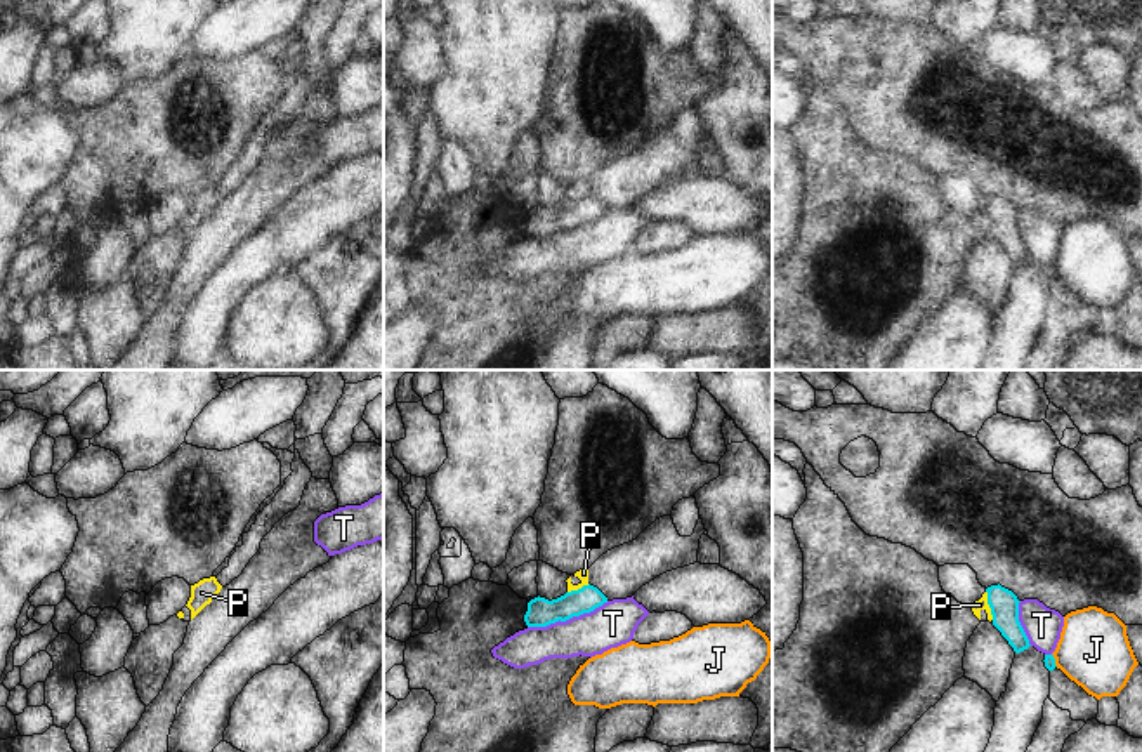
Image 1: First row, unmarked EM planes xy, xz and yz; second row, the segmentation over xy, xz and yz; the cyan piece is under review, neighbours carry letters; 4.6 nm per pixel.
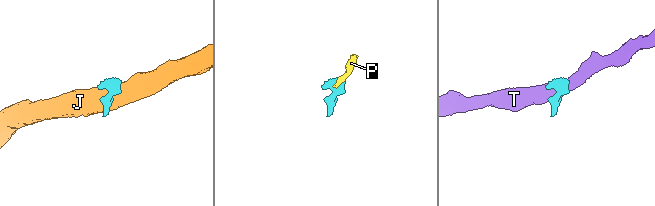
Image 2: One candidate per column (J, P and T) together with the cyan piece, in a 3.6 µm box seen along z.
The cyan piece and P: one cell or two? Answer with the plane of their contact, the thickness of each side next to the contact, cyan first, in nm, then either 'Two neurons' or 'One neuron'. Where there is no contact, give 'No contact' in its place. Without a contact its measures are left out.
Touches cyan in yz. Thickness 140 nm (cyan) against 50 nm. Two neurons.

